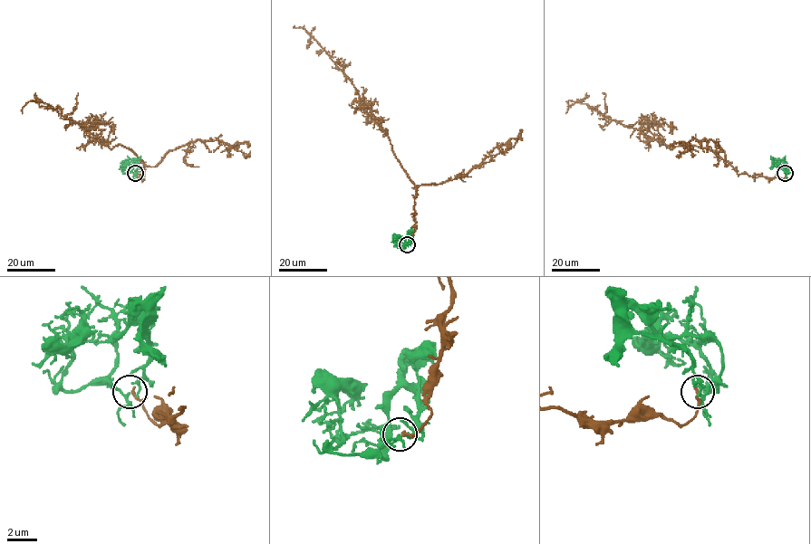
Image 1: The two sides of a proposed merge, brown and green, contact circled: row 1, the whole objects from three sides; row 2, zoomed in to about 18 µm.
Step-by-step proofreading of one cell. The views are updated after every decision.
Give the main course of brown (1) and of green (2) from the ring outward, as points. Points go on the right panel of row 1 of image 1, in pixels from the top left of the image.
1: (785, 174), (782, 178), (738, 174), (711, 151), (690, 145), (671, 148), (584, 104), (569, 100), (566, 113)
2: (785, 174), (789, 167), (777, 161)

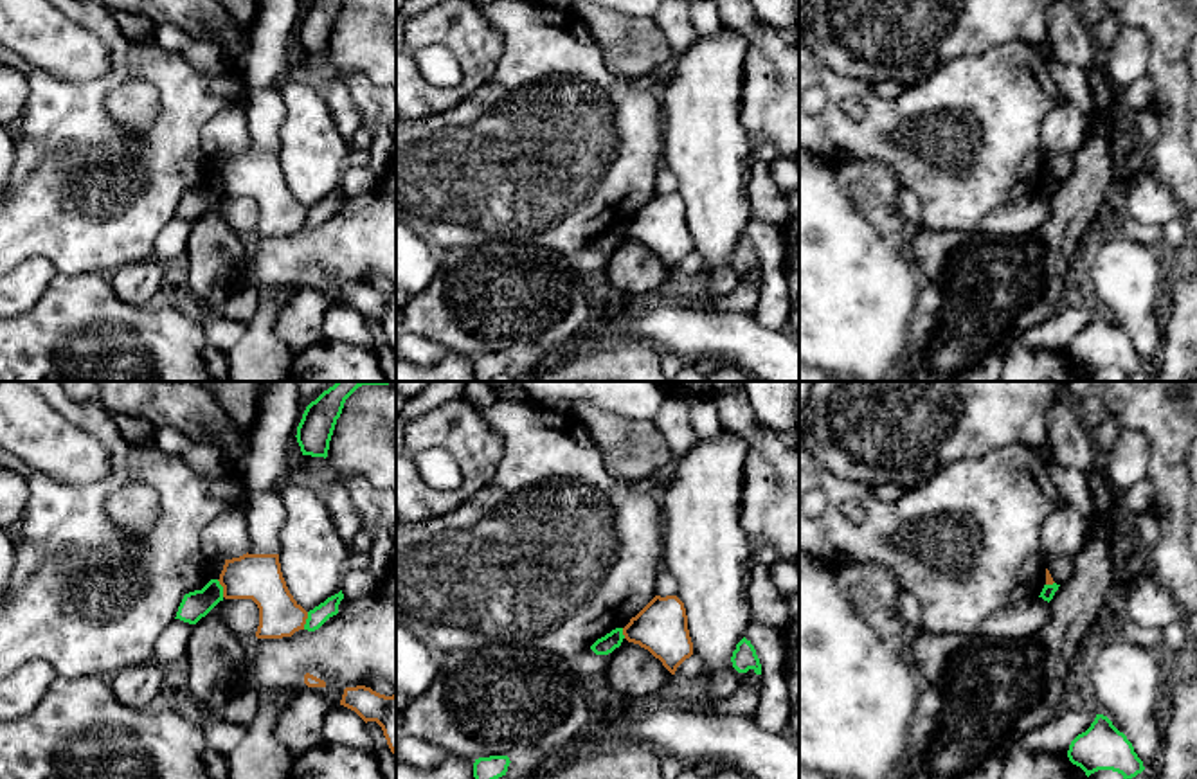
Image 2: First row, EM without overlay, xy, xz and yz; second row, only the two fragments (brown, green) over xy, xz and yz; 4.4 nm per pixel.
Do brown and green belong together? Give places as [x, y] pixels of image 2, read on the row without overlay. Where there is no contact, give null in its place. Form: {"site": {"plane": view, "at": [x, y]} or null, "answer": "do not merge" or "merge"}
{"site": {"plane": "xy", "at": [224, 186]}, "answer": "do not merge"}

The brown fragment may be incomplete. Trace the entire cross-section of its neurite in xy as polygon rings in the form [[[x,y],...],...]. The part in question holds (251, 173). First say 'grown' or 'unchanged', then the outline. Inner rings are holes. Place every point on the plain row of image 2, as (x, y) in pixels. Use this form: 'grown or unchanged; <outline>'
unchanged; [[[247,149],[225,157],[218,178],[225,196],[252,196],[257,201],[257,236],[283,236],[304,227],[308,209],[290,191],[279,151]]]

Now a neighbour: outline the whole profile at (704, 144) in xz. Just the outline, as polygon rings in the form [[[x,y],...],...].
[[[725,27],[713,36],[698,36],[673,59],[673,74],[657,92],[662,104],[662,166],[677,178],[693,252],[704,261],[702,273],[693,281],[698,288],[706,288],[715,273],[729,266],[736,241],[752,219],[749,176],[754,157],[751,135],[738,117],[745,54],[747,40]]]

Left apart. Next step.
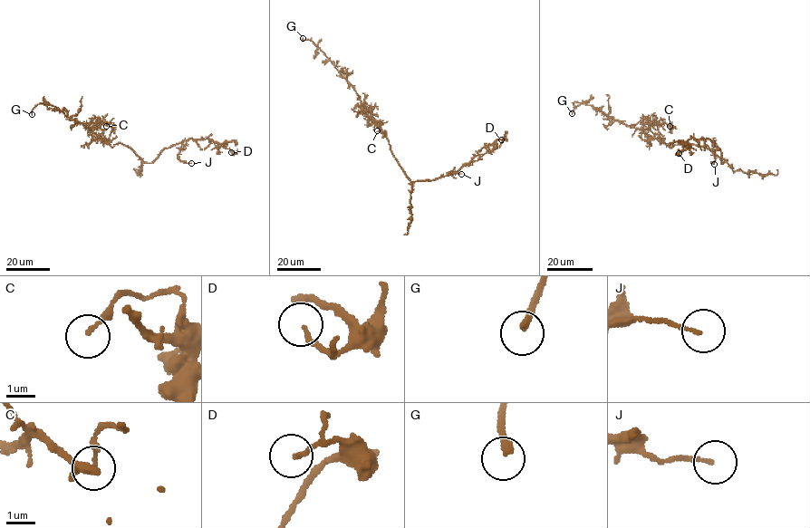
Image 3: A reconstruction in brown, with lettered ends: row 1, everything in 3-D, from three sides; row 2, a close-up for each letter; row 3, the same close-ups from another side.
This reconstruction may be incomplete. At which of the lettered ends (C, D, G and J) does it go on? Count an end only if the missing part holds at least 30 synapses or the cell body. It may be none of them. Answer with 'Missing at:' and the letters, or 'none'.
Missing at: G

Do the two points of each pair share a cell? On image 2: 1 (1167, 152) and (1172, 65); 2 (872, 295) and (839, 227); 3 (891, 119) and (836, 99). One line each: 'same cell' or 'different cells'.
1: same cell
2: same cell
3: same cell

